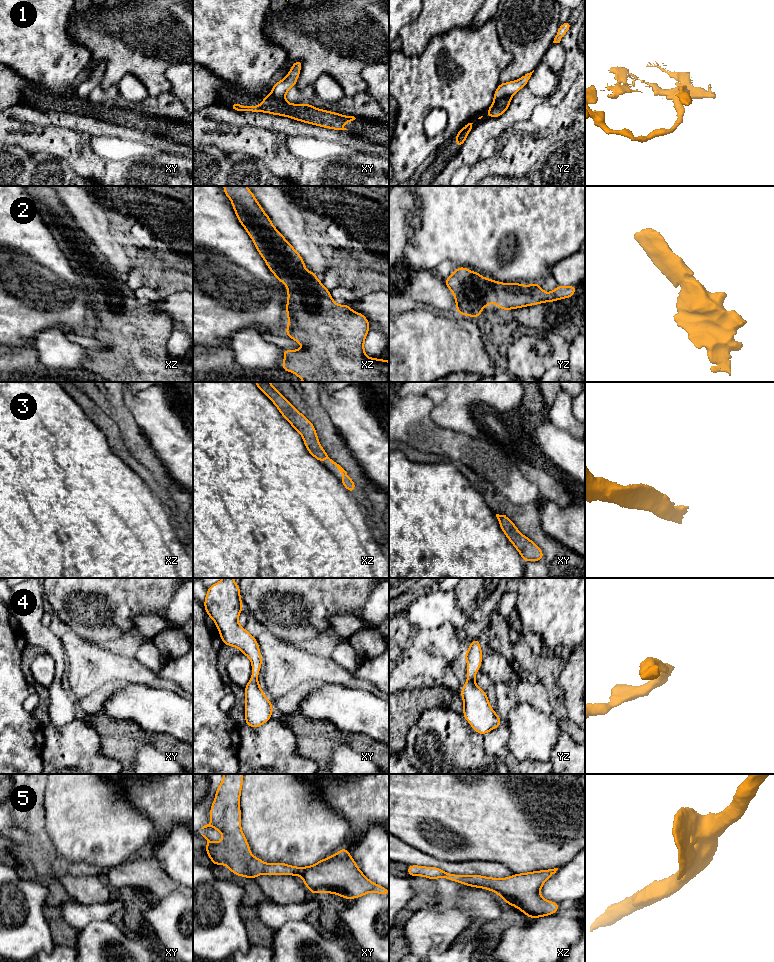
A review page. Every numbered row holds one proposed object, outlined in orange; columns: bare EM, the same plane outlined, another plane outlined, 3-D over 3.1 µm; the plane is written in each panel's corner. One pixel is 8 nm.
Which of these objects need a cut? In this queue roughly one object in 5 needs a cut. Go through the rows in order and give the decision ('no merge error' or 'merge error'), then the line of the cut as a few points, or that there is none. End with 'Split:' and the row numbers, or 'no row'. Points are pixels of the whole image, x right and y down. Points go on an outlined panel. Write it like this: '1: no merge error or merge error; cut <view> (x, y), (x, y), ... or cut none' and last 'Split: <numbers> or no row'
1: merge error; cut yz (510, 96), (494, 100)
2: no merge error; cut none
3: no merge error; cut none
4: no merge error; cut none
5: no merge error; cut none
Split: 1

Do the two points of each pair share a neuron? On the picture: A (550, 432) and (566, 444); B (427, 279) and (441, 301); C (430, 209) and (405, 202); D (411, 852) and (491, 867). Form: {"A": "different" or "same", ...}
{"A": "same", "B": "same", "C": "different", "D": "same"}

